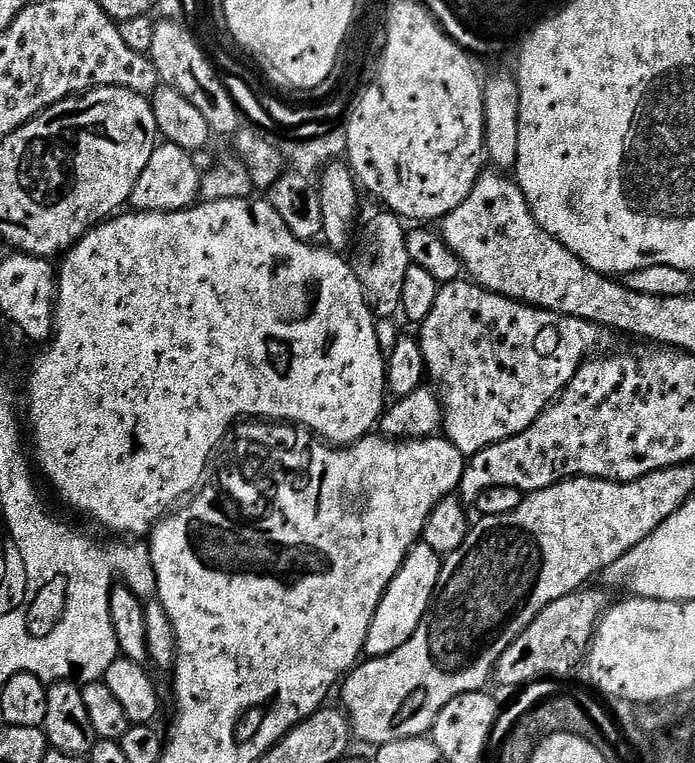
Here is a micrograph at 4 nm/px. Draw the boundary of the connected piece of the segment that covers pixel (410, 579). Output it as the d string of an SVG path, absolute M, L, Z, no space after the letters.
M417 542L410 549L398 574L394 574L378 610L370 622L370 630L366 634L364 643L363 655L365 657L385 656L398 650L398 646L405 644L414 634L414 630L418 630L426 610L432 605L432 595L435 594L438 586L441 563L441 553L430 550L430 546L426 546L422 542Z

